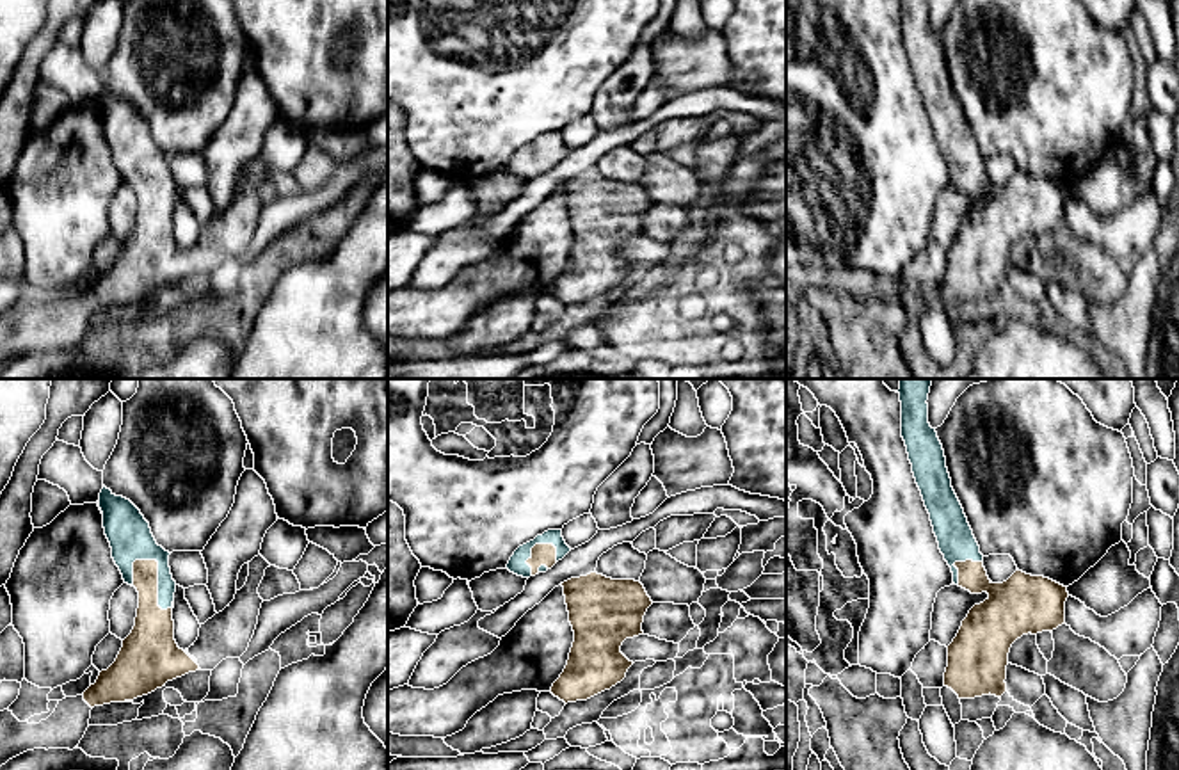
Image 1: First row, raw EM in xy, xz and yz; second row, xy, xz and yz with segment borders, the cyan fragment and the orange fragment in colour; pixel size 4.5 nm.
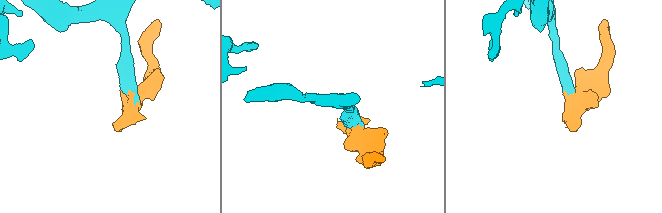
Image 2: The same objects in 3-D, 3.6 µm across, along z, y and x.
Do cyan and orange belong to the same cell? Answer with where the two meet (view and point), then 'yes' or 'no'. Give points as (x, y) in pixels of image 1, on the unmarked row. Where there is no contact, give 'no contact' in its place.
xy (159, 182) | yes

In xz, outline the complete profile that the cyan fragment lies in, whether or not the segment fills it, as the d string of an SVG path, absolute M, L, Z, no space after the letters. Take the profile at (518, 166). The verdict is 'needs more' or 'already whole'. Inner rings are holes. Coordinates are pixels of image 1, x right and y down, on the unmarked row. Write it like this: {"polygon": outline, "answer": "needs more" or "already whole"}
{"polygon": "M548 132L519 148L510 158L507 171L517 178L530 180L551 171L569 153L571 149L565 146L562 132Z", "answer": "needs more"}

